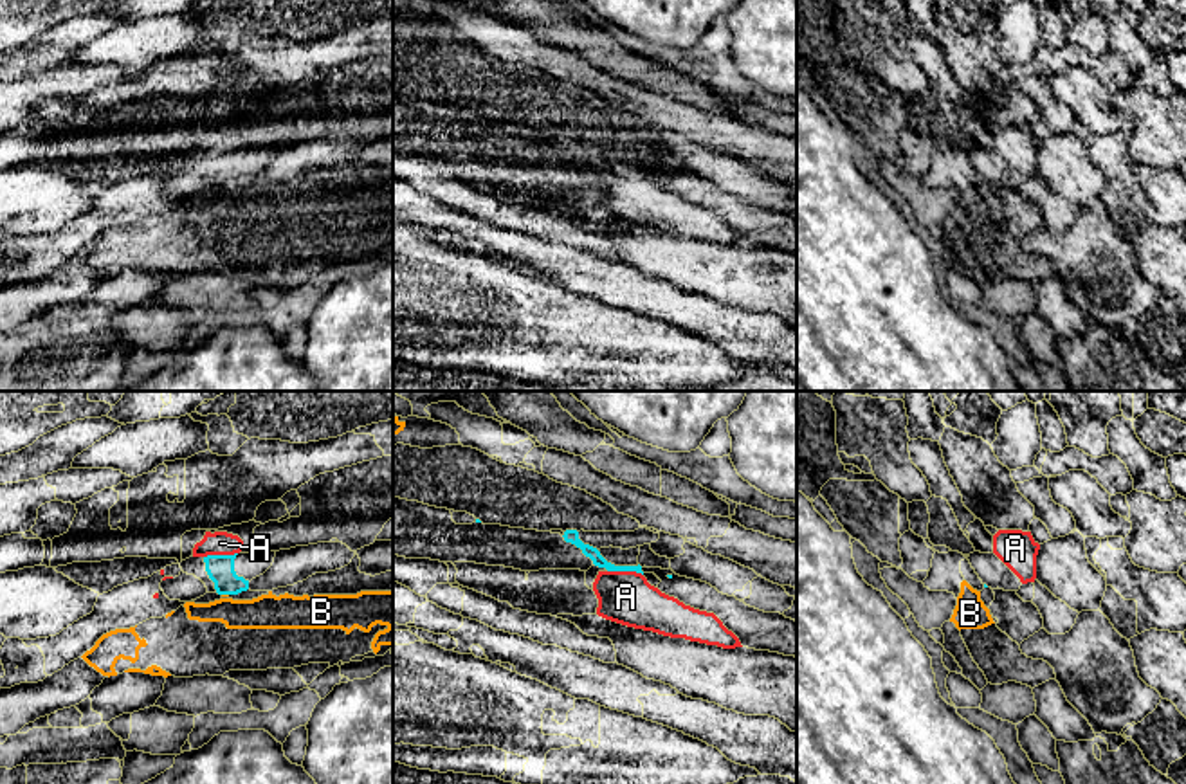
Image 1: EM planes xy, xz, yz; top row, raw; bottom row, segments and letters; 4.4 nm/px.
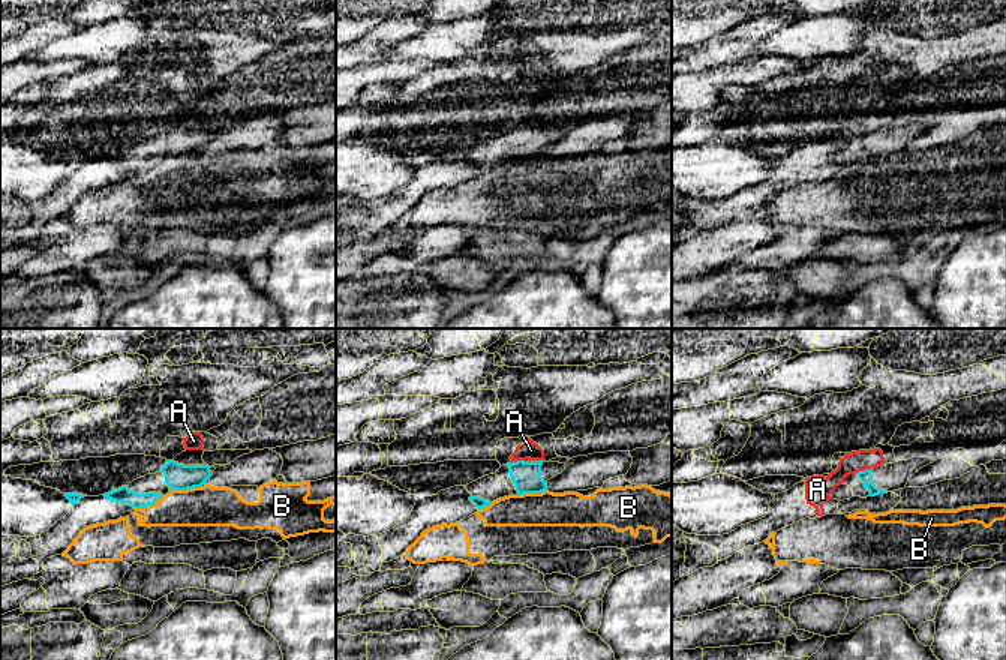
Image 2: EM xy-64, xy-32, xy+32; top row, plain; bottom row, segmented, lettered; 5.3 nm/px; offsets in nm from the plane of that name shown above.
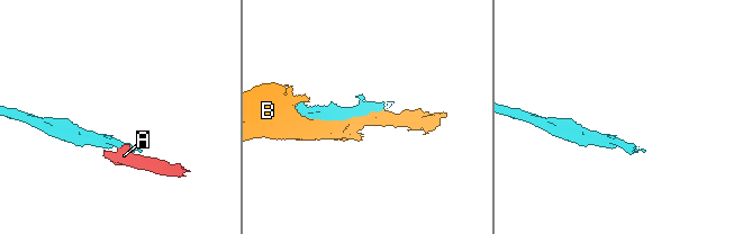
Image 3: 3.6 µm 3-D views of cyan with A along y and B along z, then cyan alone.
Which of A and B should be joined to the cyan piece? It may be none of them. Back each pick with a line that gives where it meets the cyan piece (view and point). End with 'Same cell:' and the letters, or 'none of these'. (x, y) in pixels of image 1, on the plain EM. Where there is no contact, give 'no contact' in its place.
Same cell: none of these

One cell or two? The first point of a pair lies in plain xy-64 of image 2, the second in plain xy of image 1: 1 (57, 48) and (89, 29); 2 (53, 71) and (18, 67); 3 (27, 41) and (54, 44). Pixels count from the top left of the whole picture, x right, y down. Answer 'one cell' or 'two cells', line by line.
1: two cells
2: two cells
3: one cell

